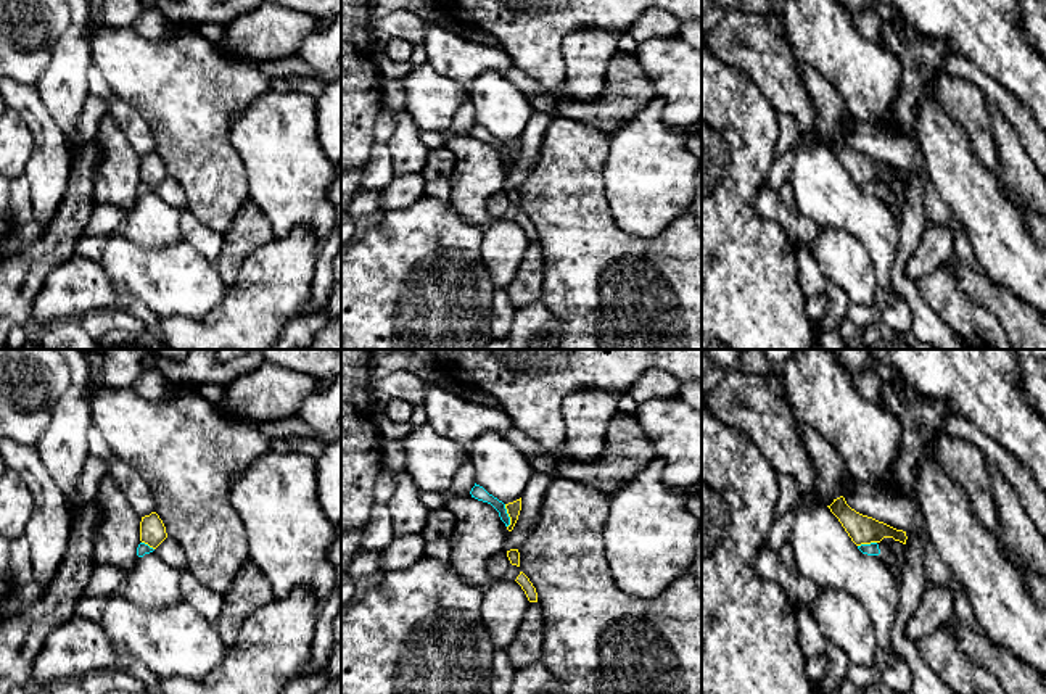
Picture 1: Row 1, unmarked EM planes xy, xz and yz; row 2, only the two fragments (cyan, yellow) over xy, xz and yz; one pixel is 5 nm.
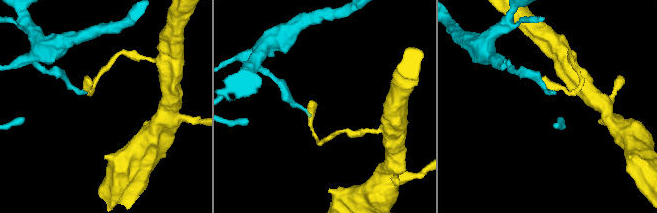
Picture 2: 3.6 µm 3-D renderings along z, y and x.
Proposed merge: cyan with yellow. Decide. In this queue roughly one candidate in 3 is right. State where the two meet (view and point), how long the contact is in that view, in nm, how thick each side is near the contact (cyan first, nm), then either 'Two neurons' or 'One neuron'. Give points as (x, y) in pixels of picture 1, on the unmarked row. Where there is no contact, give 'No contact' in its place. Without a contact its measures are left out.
Touches cyan at xz (507, 155). Shared border 120 nm. Thickness 70 nm (cyan) against 70 nm. Two neurons

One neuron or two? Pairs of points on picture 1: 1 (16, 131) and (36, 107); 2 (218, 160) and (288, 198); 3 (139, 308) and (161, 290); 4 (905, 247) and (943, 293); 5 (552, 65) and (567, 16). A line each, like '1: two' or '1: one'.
1: two
2: two
3: two
4: two
5: one

